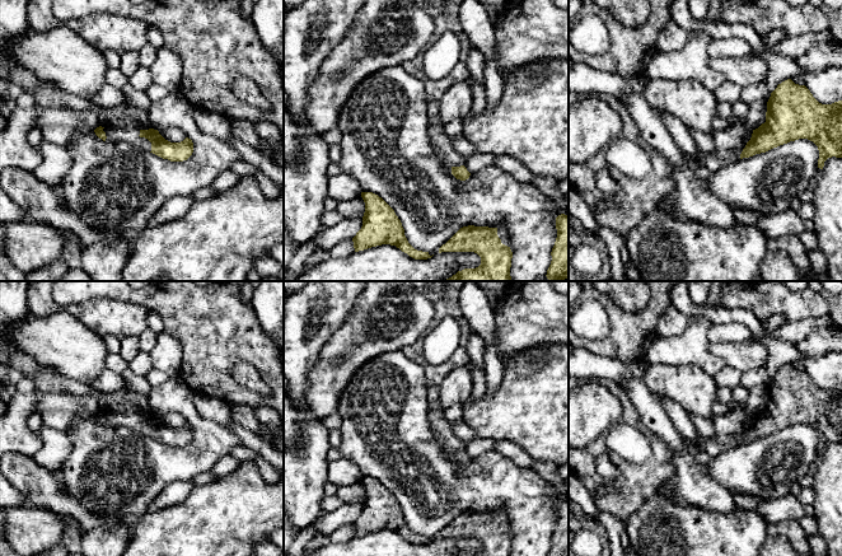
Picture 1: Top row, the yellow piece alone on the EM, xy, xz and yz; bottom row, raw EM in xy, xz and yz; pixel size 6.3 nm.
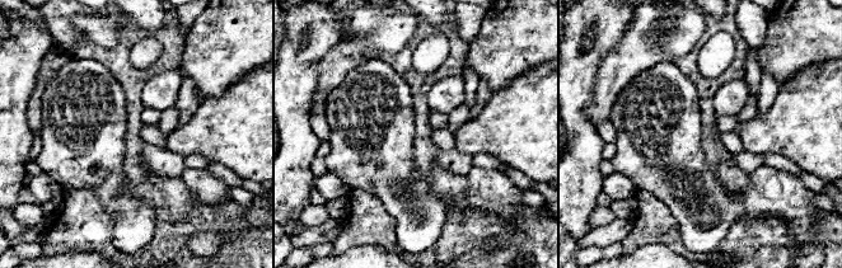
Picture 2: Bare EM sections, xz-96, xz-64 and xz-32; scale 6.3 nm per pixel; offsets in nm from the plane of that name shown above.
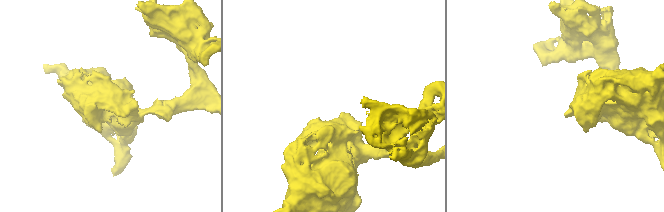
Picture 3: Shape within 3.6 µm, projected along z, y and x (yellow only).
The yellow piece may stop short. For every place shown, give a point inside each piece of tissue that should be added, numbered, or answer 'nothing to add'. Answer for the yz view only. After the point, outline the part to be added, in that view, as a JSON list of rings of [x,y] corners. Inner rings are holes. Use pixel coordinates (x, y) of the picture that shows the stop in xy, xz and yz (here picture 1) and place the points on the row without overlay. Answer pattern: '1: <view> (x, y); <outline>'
1: yz (706, 449); [[[745,430],[734,435],[716,434],[711,439],[701,438],[698,443],[692,444],[696,449],[696,461],[701,464],[707,464],[712,458],[739,445]]]

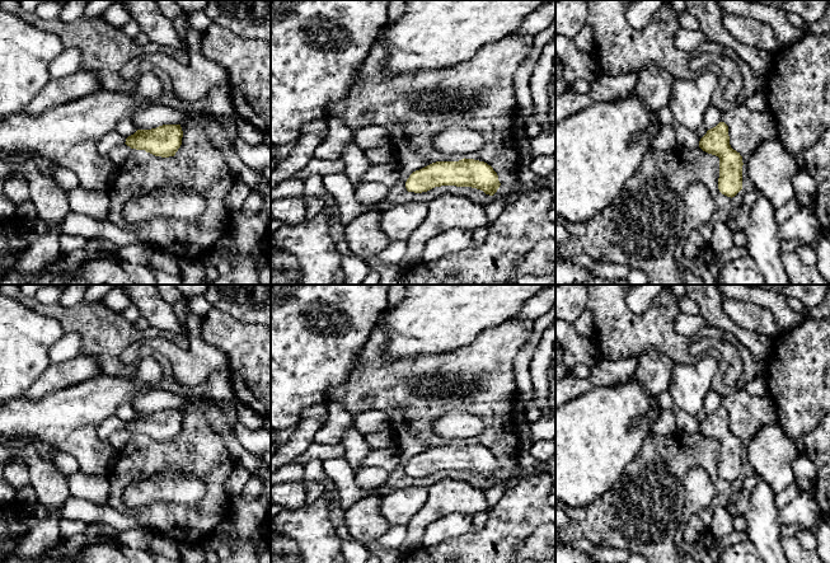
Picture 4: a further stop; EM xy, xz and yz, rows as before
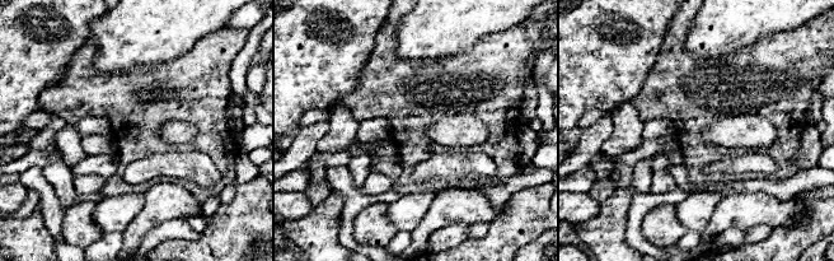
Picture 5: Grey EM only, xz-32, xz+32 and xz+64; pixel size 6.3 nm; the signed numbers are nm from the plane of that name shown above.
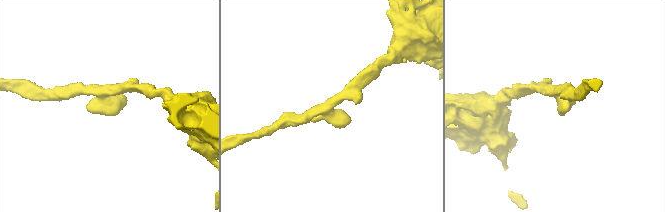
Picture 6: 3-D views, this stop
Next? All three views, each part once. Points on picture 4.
nothing to add

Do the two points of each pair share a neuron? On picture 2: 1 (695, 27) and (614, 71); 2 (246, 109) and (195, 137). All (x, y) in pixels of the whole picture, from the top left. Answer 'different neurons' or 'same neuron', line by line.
1: same neuron
2: same neuron

